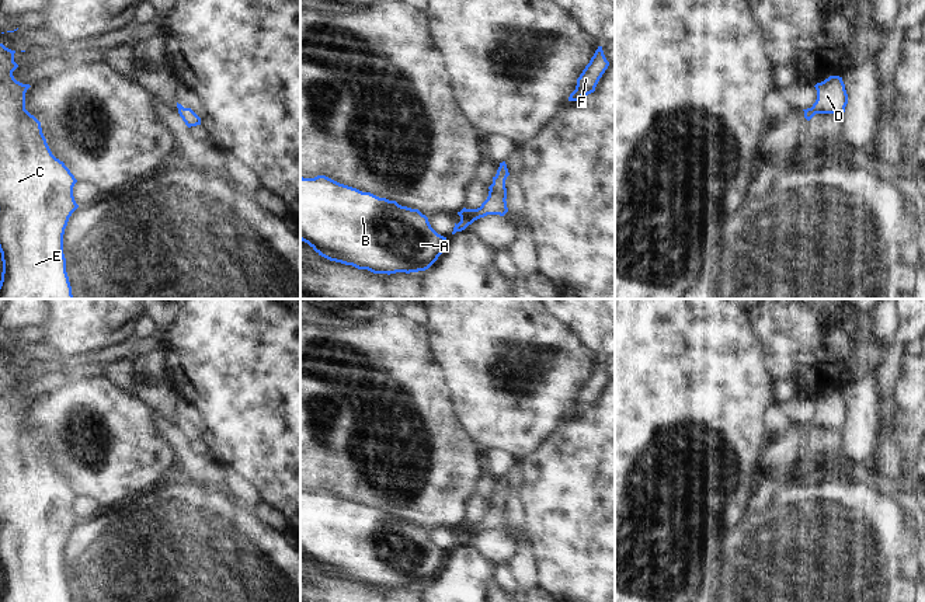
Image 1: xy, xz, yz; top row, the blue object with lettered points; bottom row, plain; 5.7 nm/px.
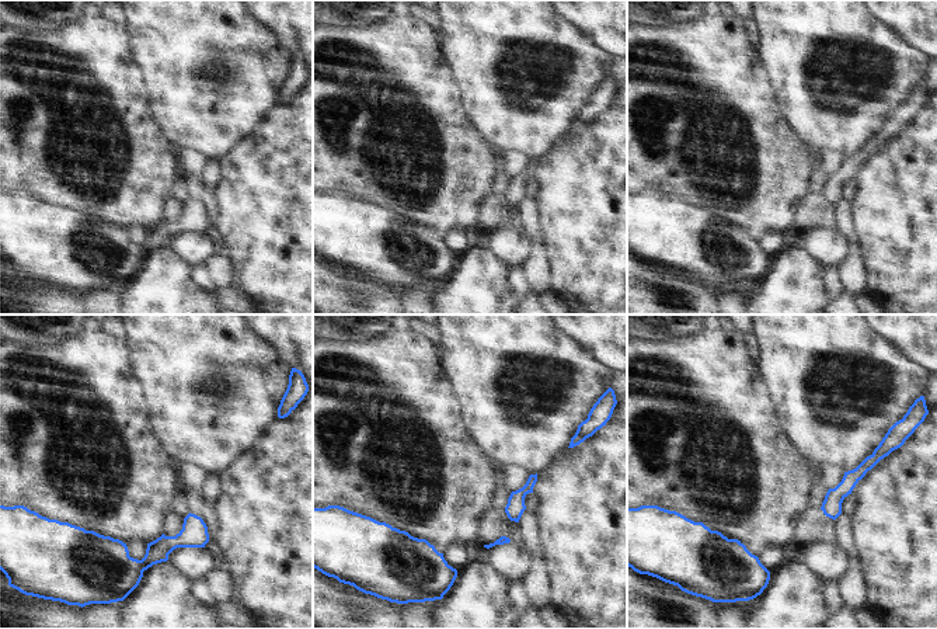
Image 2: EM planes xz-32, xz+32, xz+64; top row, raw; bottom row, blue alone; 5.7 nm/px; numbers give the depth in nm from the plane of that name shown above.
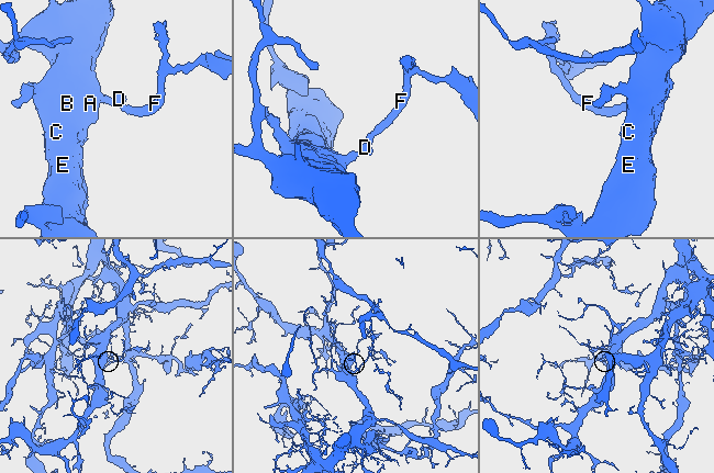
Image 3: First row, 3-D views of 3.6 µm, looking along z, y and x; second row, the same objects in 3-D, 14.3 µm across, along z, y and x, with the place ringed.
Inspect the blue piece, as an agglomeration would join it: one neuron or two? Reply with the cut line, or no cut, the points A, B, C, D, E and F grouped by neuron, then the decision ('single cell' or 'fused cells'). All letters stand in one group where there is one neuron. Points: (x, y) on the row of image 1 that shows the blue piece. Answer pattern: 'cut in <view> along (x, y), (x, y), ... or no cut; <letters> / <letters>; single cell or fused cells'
no cut; A B C D E F; single cell

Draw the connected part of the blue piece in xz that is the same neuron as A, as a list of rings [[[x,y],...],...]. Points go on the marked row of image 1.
[[[326,175],[300,177],[300,240],[307,243],[319,255],[368,269],[373,274],[418,272],[428,269],[442,254],[446,237],[438,234],[428,218],[418,209],[399,205],[396,201],[379,198],[371,192],[340,184]]]

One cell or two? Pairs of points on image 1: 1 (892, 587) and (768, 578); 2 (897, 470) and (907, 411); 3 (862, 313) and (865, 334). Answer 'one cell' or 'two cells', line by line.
1: one cell
2: one cell
3: one cell

